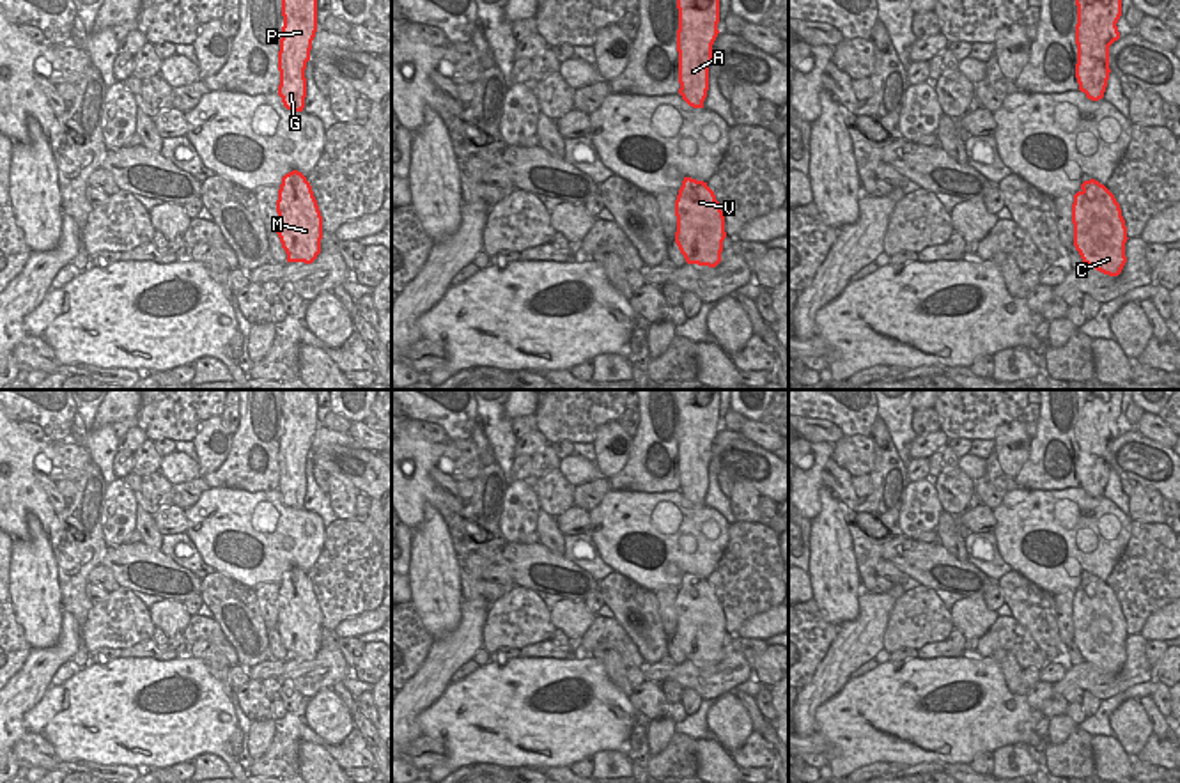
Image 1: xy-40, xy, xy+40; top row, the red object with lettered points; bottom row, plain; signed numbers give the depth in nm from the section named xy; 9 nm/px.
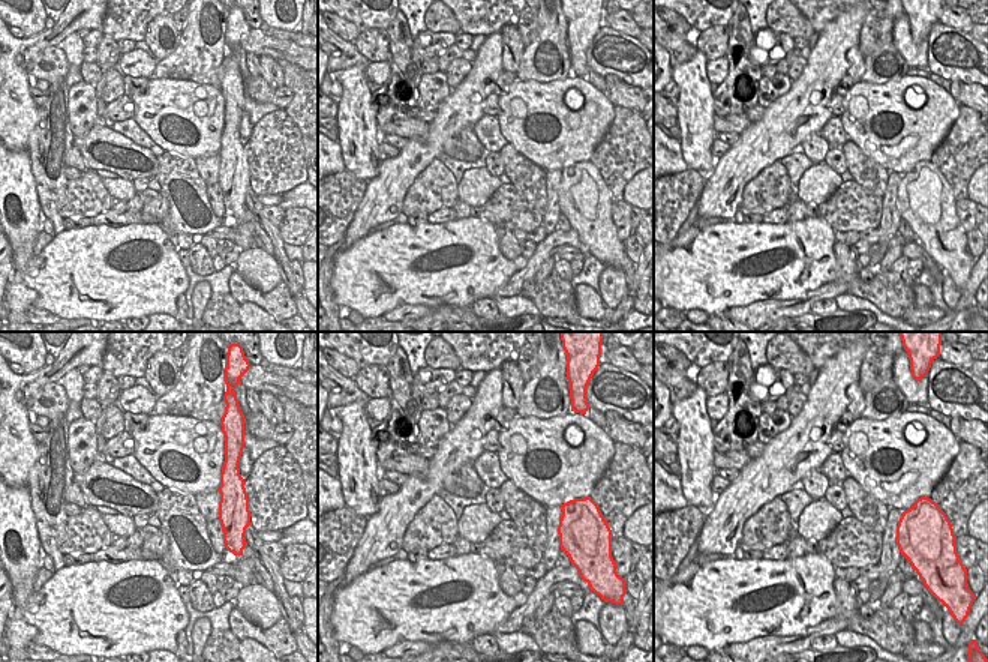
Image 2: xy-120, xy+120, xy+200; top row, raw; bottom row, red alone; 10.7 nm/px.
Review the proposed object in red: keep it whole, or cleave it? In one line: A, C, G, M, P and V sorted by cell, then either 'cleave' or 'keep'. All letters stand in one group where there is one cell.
groups A C G M P V; keep

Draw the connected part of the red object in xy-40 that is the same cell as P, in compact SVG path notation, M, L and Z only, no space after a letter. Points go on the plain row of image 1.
M280 390L280 393L283 423L278 448L278 492L287 507L303 508L305 466L317 429L317 395L314 390Z

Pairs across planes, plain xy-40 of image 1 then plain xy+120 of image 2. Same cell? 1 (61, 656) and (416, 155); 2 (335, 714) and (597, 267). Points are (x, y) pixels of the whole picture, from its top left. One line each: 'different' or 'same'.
1: same
2: different

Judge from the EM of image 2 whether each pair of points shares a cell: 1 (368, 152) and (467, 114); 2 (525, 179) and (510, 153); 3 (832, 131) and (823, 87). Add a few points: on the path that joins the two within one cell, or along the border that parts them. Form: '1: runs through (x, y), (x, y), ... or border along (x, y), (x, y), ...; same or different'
1: border along (383, 161), (378, 173), (368, 180); different
2: runs through (522, 173), (511, 159); same
3: border along (832, 116), (817, 132); different

